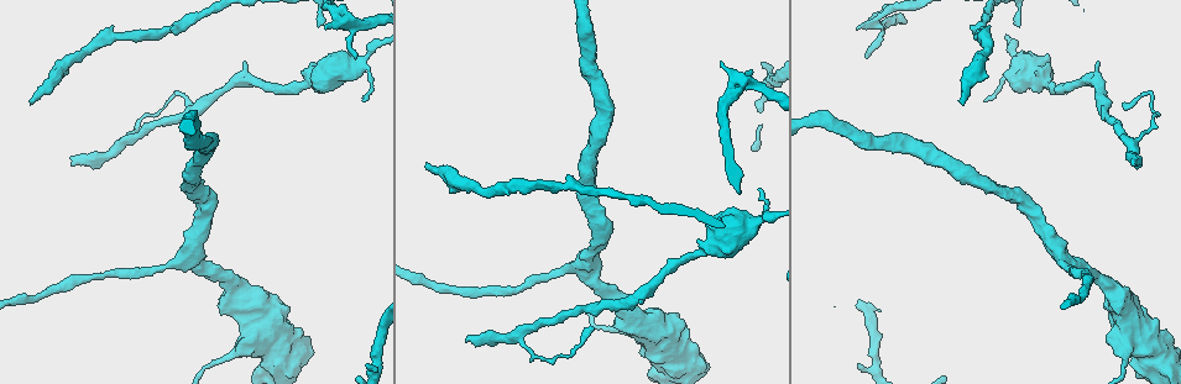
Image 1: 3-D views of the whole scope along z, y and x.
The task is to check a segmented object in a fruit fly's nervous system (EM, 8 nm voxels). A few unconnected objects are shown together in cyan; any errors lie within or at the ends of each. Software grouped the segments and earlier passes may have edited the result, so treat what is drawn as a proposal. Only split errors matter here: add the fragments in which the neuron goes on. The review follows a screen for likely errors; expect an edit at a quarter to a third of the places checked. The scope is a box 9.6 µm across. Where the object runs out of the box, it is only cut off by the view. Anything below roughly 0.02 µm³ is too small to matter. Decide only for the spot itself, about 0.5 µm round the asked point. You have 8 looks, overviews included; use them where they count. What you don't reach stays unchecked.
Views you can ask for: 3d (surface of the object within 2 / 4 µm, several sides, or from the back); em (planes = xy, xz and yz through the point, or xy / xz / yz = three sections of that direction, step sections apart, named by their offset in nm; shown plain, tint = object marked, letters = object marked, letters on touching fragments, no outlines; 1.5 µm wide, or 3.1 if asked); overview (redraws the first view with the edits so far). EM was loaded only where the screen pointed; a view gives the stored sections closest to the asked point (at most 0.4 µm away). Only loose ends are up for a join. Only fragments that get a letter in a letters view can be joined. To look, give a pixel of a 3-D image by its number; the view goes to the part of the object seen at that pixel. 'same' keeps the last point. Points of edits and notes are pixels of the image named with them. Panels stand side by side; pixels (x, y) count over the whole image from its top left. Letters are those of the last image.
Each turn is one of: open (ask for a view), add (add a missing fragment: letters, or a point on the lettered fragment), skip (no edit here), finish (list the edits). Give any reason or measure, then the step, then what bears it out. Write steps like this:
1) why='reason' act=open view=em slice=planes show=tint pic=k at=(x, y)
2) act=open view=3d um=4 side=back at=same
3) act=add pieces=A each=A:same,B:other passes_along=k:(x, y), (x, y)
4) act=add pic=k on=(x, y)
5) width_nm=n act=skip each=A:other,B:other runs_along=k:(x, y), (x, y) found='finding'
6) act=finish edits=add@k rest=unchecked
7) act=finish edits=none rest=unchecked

why='branch stops here' act=open view=3d um=2 pic=1 at=(465, 339)

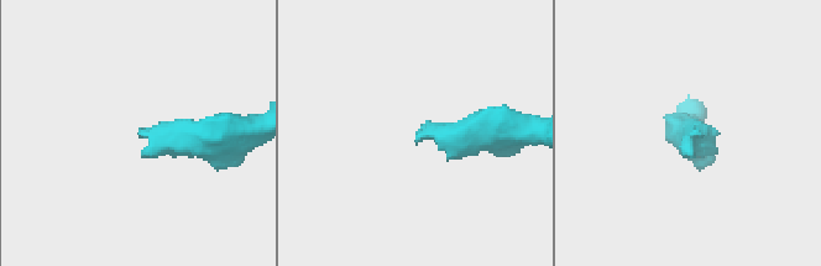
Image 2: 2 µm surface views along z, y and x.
why='need the tissue' act=open view=em slice=planes show=plain pic=2 at=(141, 150)

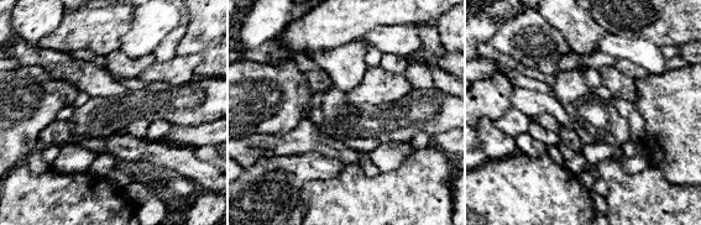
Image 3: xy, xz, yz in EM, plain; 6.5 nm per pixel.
why='what lies round it' act=open view=em slice=planes show=letters at=same

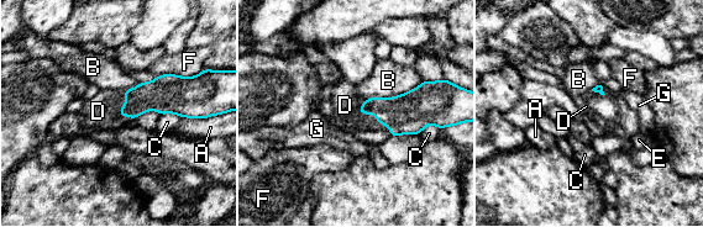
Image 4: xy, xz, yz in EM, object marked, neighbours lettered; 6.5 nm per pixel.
act=add pieces=D each=A:other,B:other,C:other,D:same,E:other,F:other,G:other passes_along=4:(409, 114), (387, 125), (373, 135) found='the neuron continues'

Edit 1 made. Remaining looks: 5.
why='branch stops here' act=open view=em slice=xy step=8 show=tint pic=1 at=(962, 105)

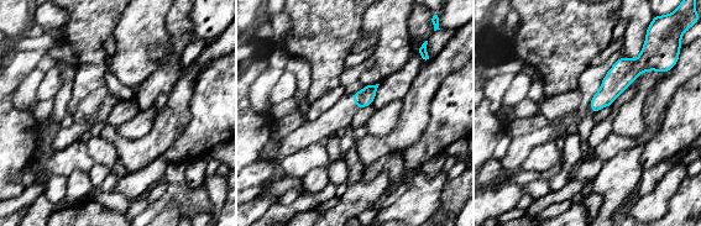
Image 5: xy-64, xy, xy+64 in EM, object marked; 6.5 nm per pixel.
why='another direction' act=open view=em slice=planes show=tint at=same

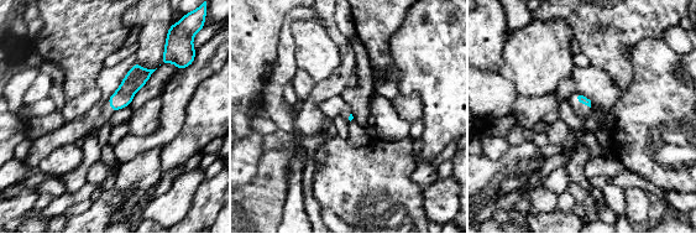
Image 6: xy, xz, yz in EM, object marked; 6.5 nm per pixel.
why='see the neighbours' act=open view=em slice=planes show=letters at=same

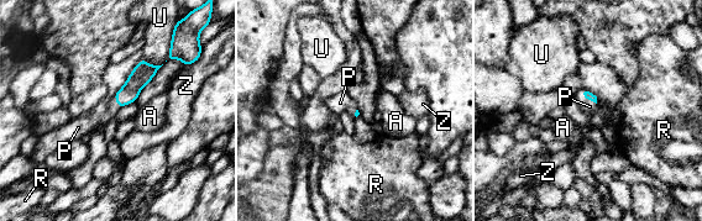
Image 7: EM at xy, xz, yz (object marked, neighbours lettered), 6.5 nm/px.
act=add pieces=P each=A:other,P:same,R:other,U:other,Z:other passes_along=7:(586, 94), (587, 99), (586, 105) found='the neuron continues'

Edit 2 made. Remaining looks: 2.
why='an open end' act=open view=em slice=xy step=8 show=letters pic=1 at=(327, 25)

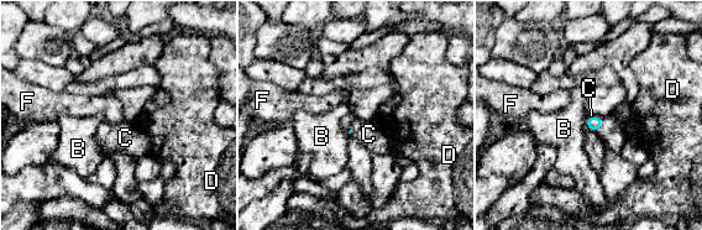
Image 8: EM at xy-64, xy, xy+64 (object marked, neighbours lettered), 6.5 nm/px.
act=open view=em slice=planes show=letters at=same

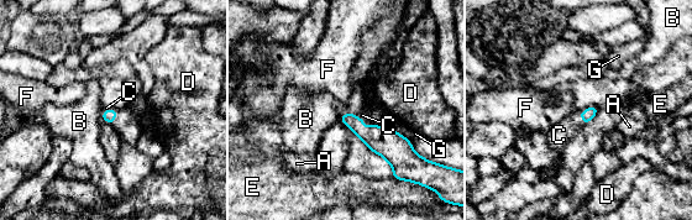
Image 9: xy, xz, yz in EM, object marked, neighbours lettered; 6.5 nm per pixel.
act=add pieces=C each=A:other,B:other,C:same,D:other,E:other,F:other,G:other passes_along=9:(393, 147), (363, 122), (362, 115) found='it goes on there'

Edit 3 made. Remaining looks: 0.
act=finish edits=add@4,add@7,add@9 rest=unchecked

